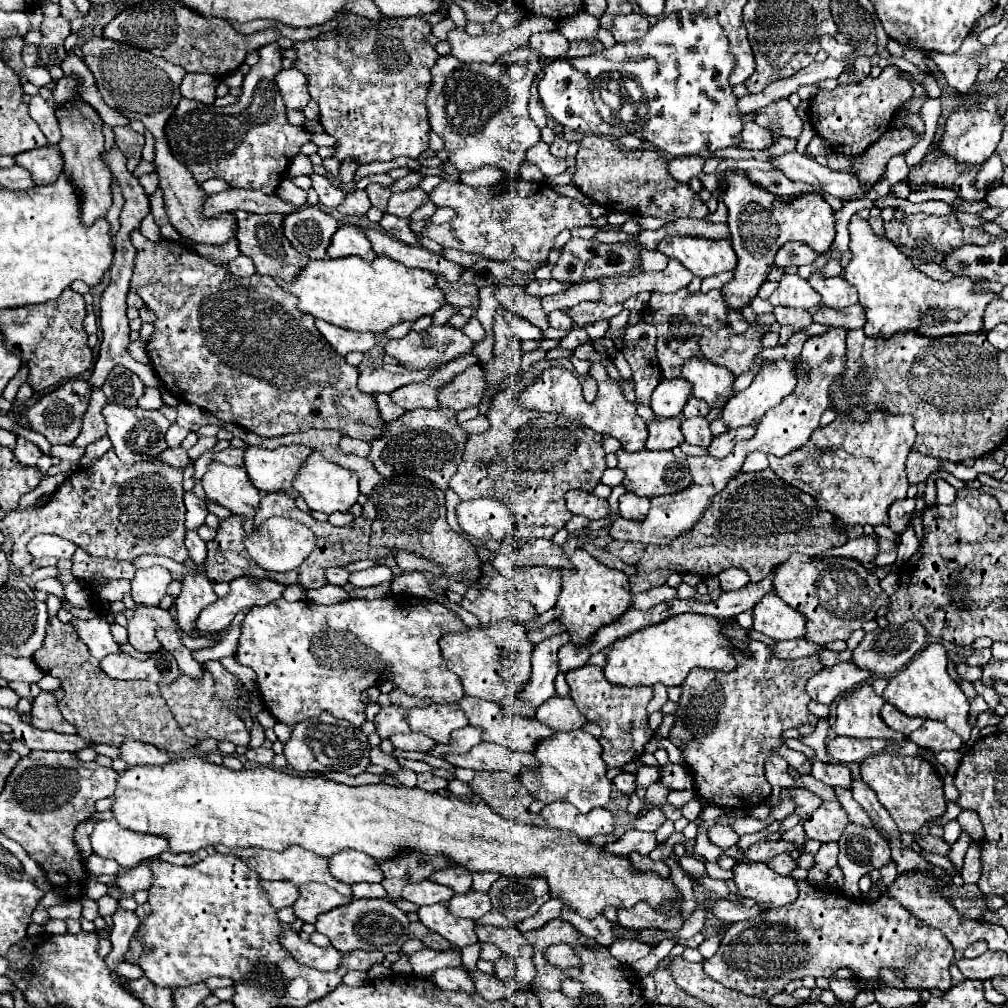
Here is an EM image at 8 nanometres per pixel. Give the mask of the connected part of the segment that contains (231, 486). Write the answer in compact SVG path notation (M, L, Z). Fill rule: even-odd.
M212 462L202 478L206 498L240 516L246 522L256 514L260 504L260 492L248 480L244 468Z

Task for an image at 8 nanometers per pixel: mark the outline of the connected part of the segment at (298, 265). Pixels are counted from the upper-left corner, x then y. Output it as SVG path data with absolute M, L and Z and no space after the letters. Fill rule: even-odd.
M234 212L238 218L238 250L240 254L252 258L256 272L260 276L282 278L284 282L292 282L308 264L308 256L296 252L292 244L286 240L282 232L282 214L248 214L248 212Z

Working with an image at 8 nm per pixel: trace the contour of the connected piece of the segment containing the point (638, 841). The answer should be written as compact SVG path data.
M628 830L624 836L620 836L616 842L606 844L608 852L628 856L630 852L638 854L650 854L658 846L658 840L652 832L640 832L640 830Z

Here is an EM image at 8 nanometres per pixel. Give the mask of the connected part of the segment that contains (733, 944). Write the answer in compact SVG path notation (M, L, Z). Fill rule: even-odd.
M798 882L798 888L800 888L800 896L798 896L796 902L792 902L792 904L788 904L788 906L784 906L784 908L770 908L768 912L762 912L760 916L756 916L756 918L752 918L752 920L744 920L744 922L734 922L734 924L730 924L730 928L726 930L726 936L724 936L722 942L720 942L718 952L716 952L710 960L704 960L704 972L706 972L712 980L724 984L726 988L744 992L744 994L748 994L748 996L760 996L762 1000L770 1000L774 994L782 992L784 986L786 986L790 980L804 978L804 976L814 976L814 978L824 976L824 978L830 978L830 974L836 972L838 968L850 968L860 980L876 980L876 978L880 976L880 968L900 968L900 970L906 972L904 984L906 984L908 988L926 988L926 990L938 988L938 990L944 990L944 992L952 988L948 968L950 968L952 958L954 958L954 948L952 948L952 944L948 944L948 938L944 938L942 932L936 932L934 928L926 926L922 920L918 920L916 916L912 916L900 902L896 902L894 898L888 898L888 894L882 894L878 900L868 902L868 900L850 900L848 896L844 896L842 890L826 892L824 888L814 888L814 886L810 886L808 882ZM912 944L914 944L914 946L920 946L920 950L918 950L916 956L908 956L908 954L906 954L906 948L912 946Z

